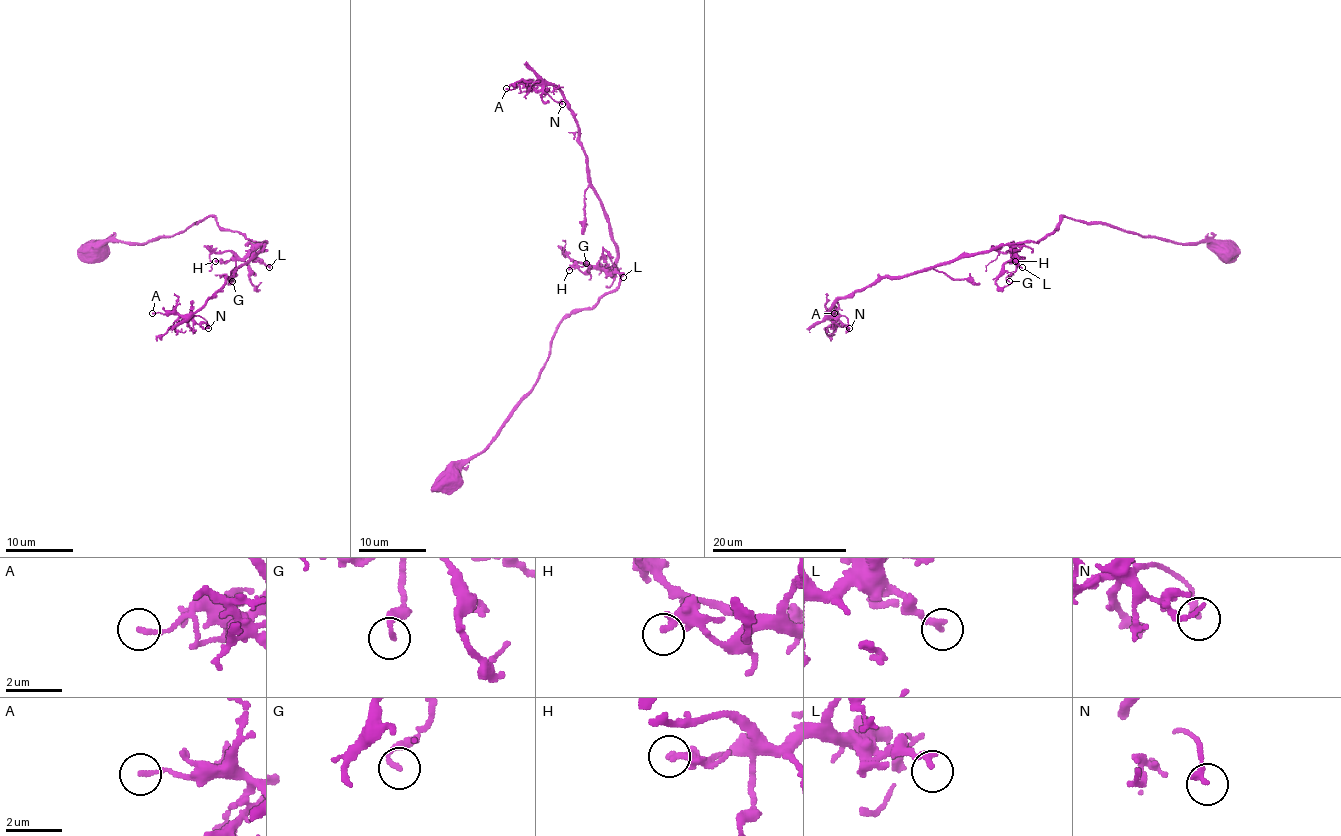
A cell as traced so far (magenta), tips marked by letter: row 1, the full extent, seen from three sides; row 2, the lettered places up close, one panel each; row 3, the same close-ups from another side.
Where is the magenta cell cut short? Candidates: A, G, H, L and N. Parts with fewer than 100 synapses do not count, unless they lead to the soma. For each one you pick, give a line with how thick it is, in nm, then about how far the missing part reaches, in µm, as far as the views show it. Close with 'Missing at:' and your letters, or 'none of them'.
Missing at: none of them

